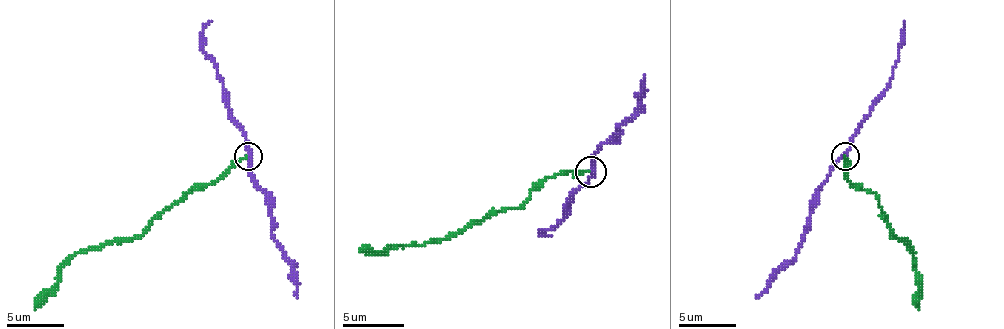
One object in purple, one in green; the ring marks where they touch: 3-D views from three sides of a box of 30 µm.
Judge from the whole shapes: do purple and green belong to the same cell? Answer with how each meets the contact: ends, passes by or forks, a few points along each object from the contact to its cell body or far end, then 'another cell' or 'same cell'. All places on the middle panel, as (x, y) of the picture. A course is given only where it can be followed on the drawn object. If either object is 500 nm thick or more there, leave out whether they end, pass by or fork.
purple passes by; green ends; course purple (592, 171), (592, 155), (629, 118), (644, 90), (644, 75); course green (588, 171), (545, 177), (517, 208), (502, 208), (443, 239), (359, 251); another cell

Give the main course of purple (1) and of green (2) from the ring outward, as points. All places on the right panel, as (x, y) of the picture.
1: (844, 155), (816, 195), (807, 232), (796, 255), (756, 298)
2: (844, 155), (850, 184), (878, 198), (878, 207), (893, 235), (913, 249), (918, 309)

